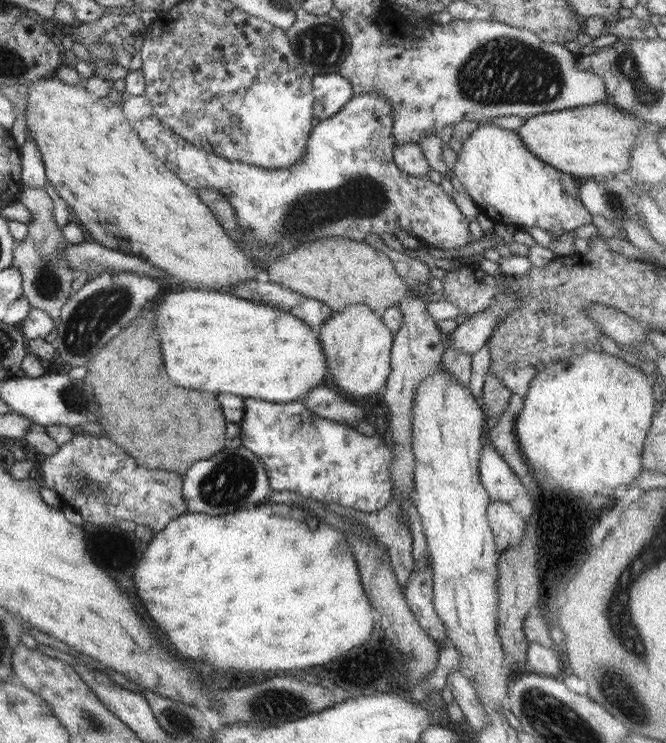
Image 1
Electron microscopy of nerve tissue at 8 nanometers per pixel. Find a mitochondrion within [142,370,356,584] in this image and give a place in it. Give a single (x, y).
(228, 482)

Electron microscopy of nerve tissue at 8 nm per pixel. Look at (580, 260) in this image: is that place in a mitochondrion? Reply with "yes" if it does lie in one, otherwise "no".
no

